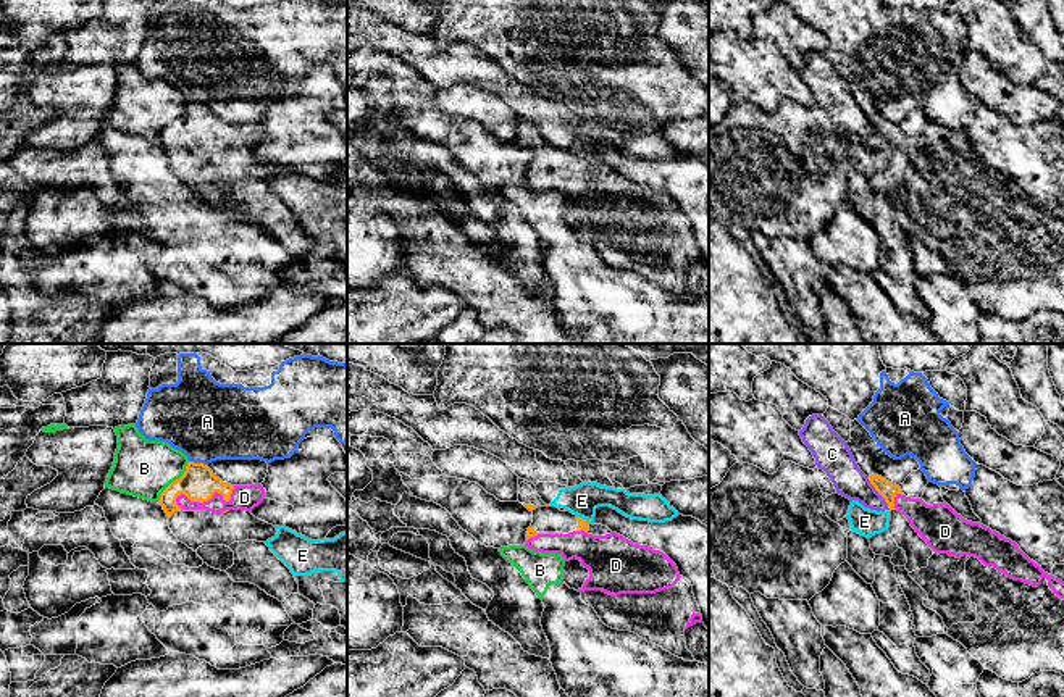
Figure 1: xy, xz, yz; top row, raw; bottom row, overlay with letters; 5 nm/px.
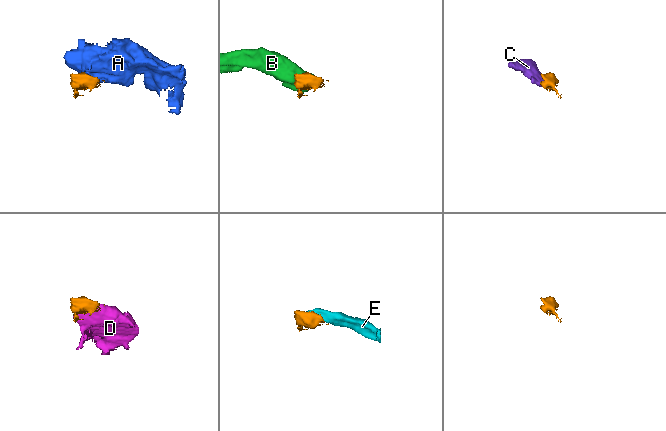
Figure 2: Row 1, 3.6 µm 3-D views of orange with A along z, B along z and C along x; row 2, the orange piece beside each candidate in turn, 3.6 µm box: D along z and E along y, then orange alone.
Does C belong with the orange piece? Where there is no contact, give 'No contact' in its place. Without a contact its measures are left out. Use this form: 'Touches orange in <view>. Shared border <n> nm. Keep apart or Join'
Touches orange in yz. Shared border 200 nm. Keep apart

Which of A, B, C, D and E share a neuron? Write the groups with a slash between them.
A / B / C / D / E

